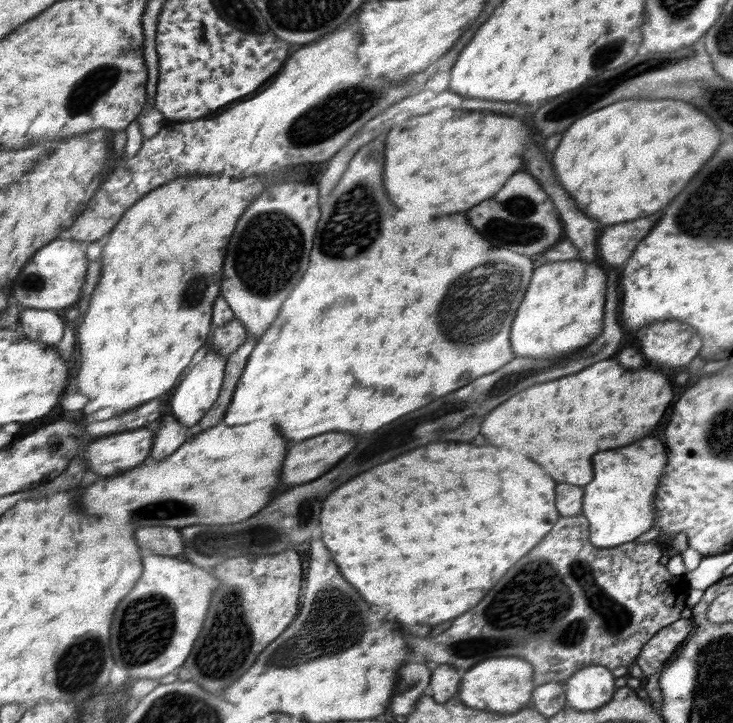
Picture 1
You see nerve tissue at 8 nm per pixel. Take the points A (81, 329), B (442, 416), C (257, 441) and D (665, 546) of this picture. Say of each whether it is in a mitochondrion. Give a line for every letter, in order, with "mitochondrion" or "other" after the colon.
A: other
B: mitochondrion
C: other
D: other

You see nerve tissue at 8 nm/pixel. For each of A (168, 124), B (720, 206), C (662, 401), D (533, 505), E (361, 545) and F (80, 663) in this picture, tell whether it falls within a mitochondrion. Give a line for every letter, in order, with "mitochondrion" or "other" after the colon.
A: other
B: mitochondrion
C: other
D: other
E: other
F: mitochondrion

